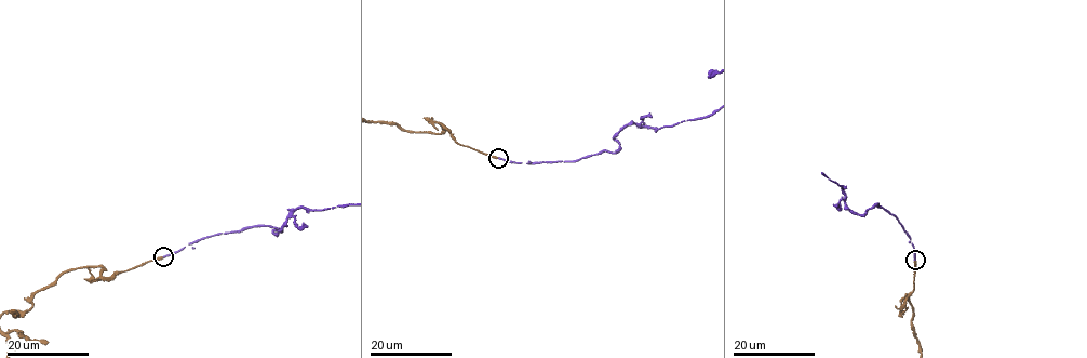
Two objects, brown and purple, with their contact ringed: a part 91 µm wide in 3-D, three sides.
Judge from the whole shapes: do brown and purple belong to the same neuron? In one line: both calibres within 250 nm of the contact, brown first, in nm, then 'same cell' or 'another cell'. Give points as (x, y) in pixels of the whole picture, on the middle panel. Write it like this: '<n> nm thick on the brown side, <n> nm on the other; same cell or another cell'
360 nm thick on the brown side, 240 nm on the other; same cell

